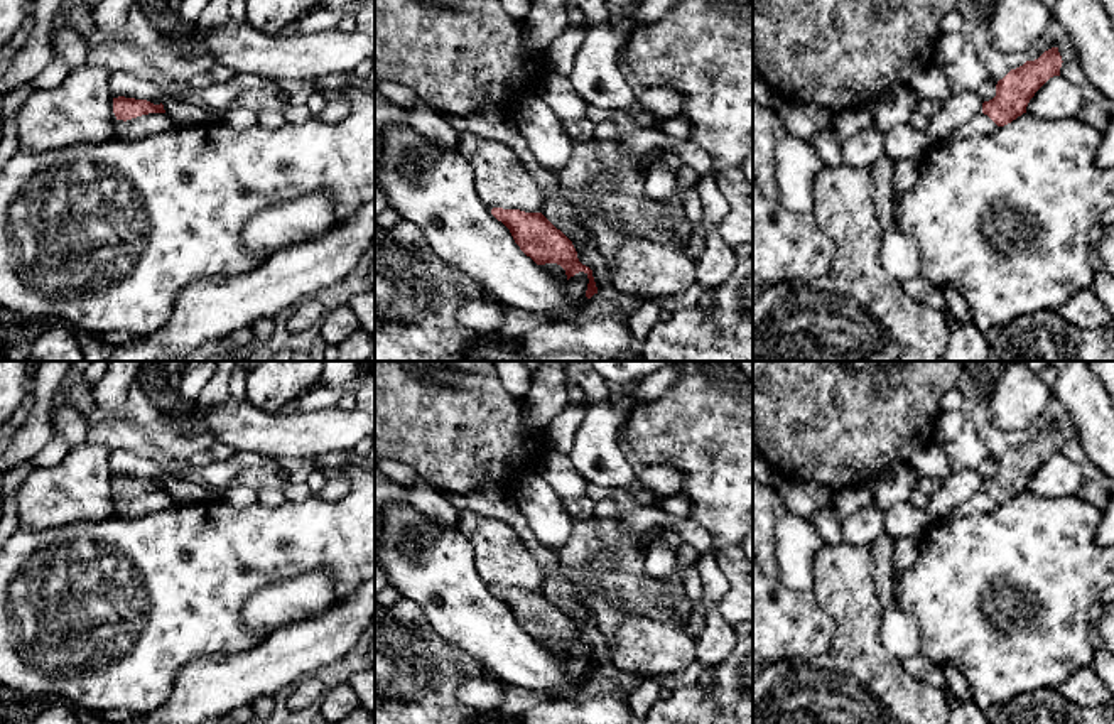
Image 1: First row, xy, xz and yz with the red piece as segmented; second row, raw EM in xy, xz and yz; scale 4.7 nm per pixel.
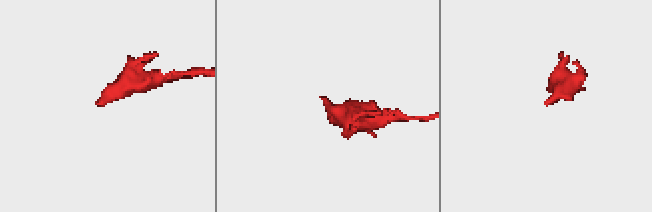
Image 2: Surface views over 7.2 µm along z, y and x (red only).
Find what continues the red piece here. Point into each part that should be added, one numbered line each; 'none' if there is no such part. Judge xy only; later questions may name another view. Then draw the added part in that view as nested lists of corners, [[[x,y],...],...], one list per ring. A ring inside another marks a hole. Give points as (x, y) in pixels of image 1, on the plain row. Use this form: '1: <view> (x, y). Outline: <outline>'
1: xy (137, 507). Outline: [[[149,491],[127,500],[115,498],[113,516],[123,521],[133,521],[172,505],[174,500],[167,491]]]

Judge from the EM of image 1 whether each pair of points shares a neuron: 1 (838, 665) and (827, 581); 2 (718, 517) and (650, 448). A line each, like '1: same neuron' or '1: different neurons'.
1: same neuron
2: same neuron

